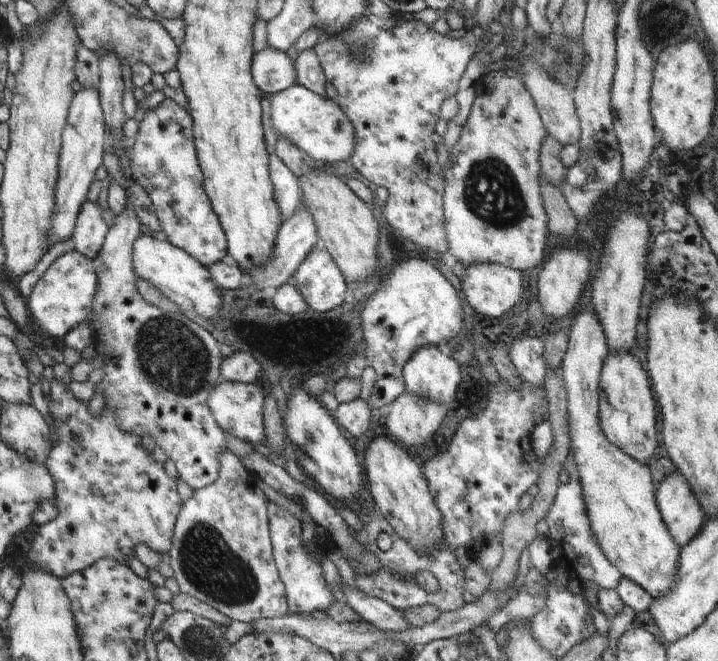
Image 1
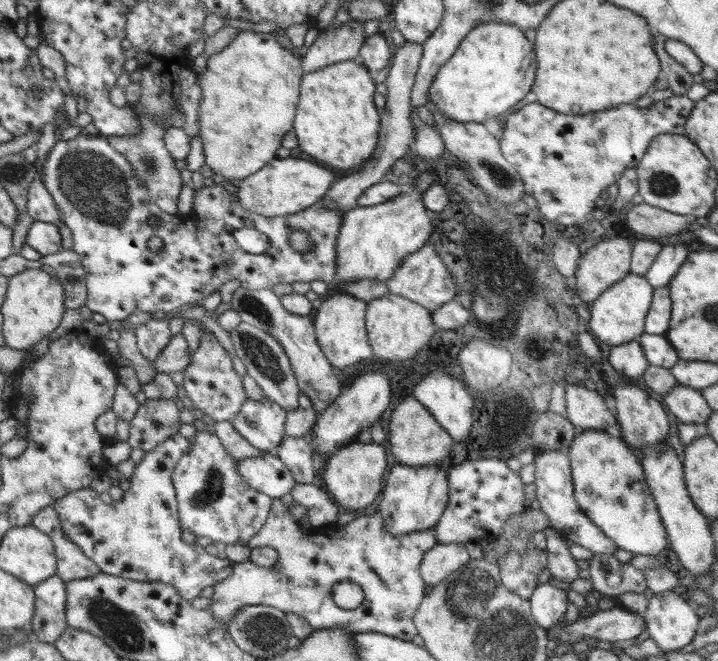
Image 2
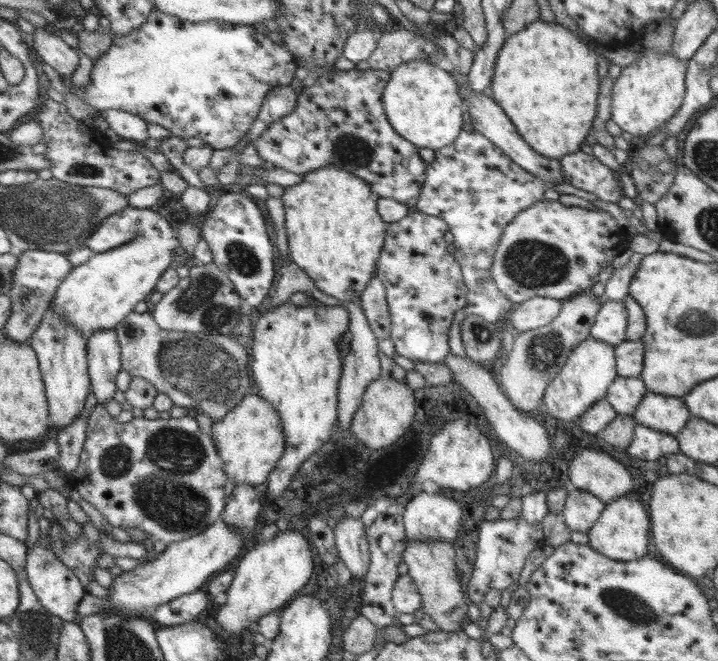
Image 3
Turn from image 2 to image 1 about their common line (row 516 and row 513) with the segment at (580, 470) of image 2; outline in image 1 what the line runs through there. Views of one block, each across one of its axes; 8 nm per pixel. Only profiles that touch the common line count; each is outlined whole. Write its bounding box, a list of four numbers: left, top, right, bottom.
[561,304,681,599]

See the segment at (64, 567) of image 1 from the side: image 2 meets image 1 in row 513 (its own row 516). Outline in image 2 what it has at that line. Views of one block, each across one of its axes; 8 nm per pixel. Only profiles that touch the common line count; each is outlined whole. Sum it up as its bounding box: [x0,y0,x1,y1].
[52,432,233,601]

